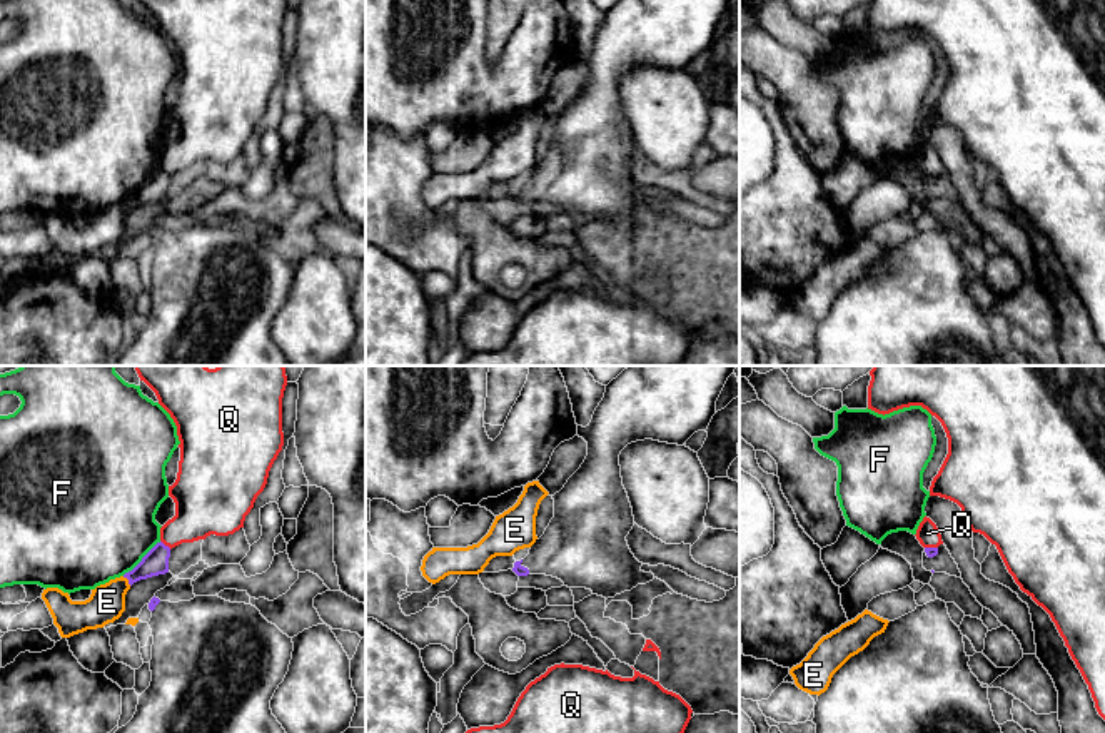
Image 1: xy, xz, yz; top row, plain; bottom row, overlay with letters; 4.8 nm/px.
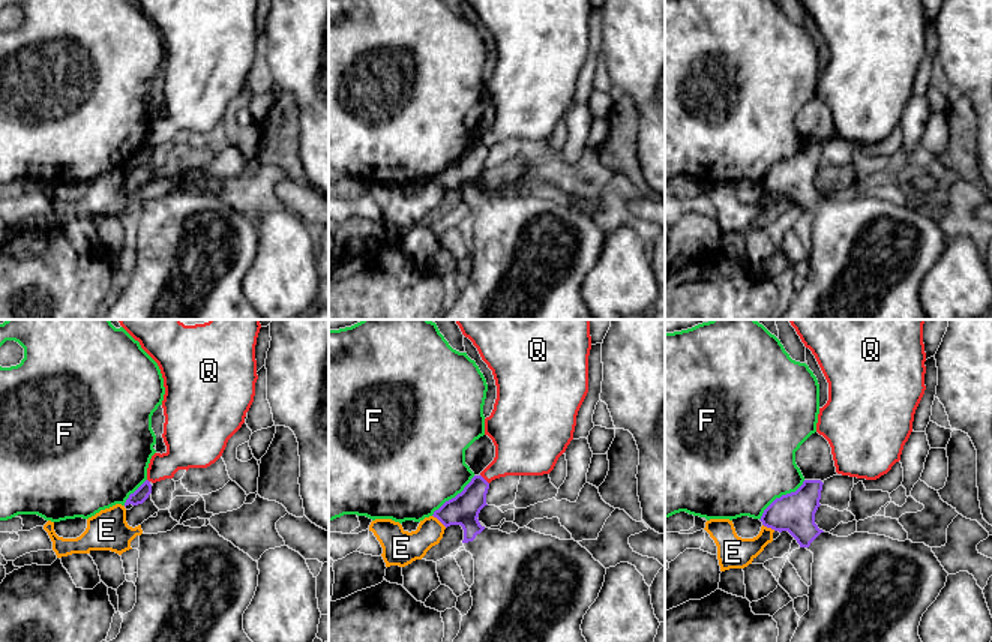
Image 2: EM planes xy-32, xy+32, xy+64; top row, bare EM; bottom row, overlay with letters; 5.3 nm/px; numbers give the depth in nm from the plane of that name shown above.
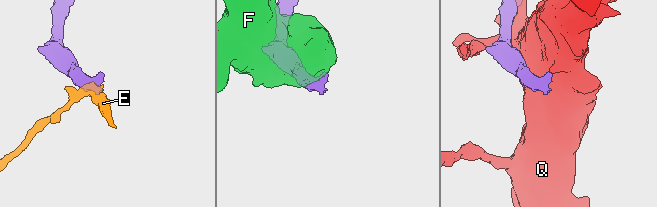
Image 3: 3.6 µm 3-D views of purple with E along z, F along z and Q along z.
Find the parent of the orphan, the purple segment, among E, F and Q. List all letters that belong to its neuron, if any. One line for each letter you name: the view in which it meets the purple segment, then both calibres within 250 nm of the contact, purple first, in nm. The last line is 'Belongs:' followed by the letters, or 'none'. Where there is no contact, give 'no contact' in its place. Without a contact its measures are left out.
Belongs: none

